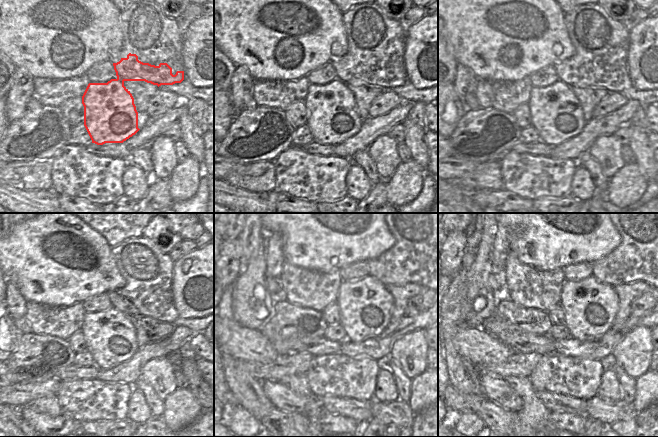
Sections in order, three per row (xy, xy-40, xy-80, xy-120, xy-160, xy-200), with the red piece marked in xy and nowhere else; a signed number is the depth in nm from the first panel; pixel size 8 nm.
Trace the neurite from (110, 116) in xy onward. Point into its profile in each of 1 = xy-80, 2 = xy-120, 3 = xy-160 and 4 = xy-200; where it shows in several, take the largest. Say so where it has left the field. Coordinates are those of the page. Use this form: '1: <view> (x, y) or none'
1: xy-80 (556, 112)
2: xy-120 (110, 336)
3: xy-160 (366, 305)
4: xy-200 (590, 307)

